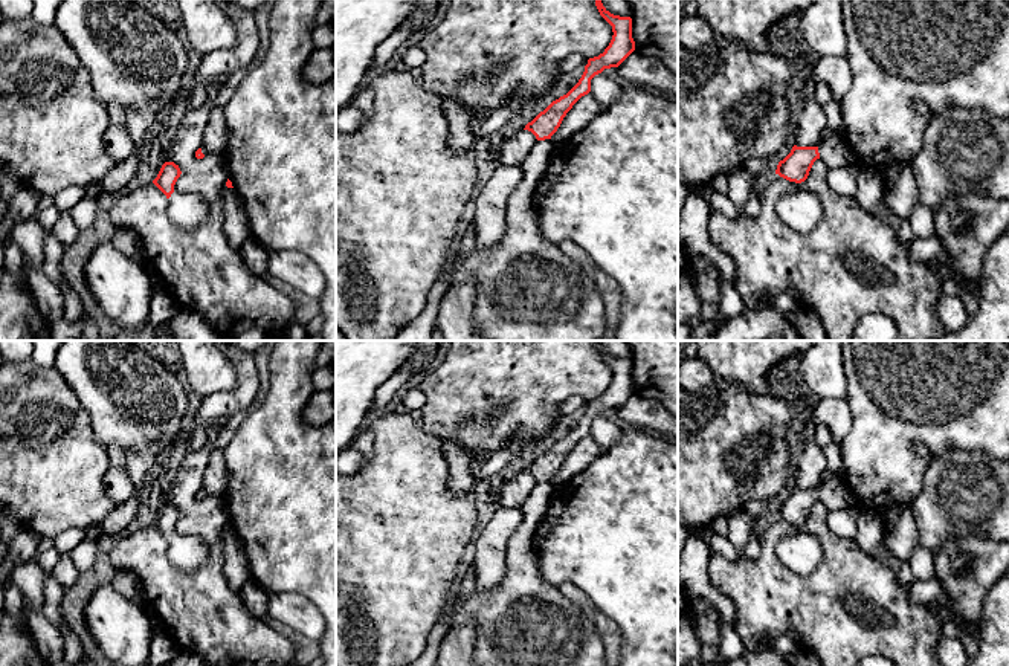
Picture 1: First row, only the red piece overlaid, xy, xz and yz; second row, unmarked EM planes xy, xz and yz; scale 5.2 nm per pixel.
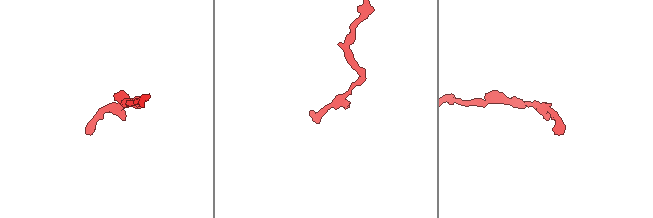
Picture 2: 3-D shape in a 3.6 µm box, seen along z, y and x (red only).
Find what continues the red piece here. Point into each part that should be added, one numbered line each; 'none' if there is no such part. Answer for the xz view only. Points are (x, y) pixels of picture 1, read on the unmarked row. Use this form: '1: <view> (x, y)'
1: xz (524, 620)

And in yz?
1: yz (834, 494)

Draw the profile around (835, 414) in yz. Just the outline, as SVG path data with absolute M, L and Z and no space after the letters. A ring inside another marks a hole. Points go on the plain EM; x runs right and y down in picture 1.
M821 397L811 415L814 417L815 423L821 423L829 429L832 441L840 448L841 441L852 428L849 397Z

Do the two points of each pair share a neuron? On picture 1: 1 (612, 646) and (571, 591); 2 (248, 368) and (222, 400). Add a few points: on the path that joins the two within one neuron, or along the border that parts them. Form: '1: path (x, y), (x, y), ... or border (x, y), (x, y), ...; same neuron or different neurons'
1: path (609, 633), (585, 604); same neuron
2: path (248, 379), (248, 384), (232, 399); same neuron

